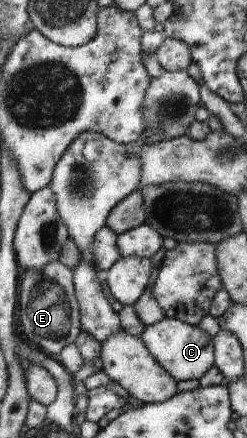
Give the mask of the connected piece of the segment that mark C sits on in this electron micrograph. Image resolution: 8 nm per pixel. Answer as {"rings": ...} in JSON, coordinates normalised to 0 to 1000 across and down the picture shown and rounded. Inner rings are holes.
{"rings":[[[656,726],[640,737],[583,749],[575,779],[603,795],[603,804],[717,870],[753,865],[810,865],[858,833],[870,806],[858,806],[850,765],[765,735],[725,728]]]}

